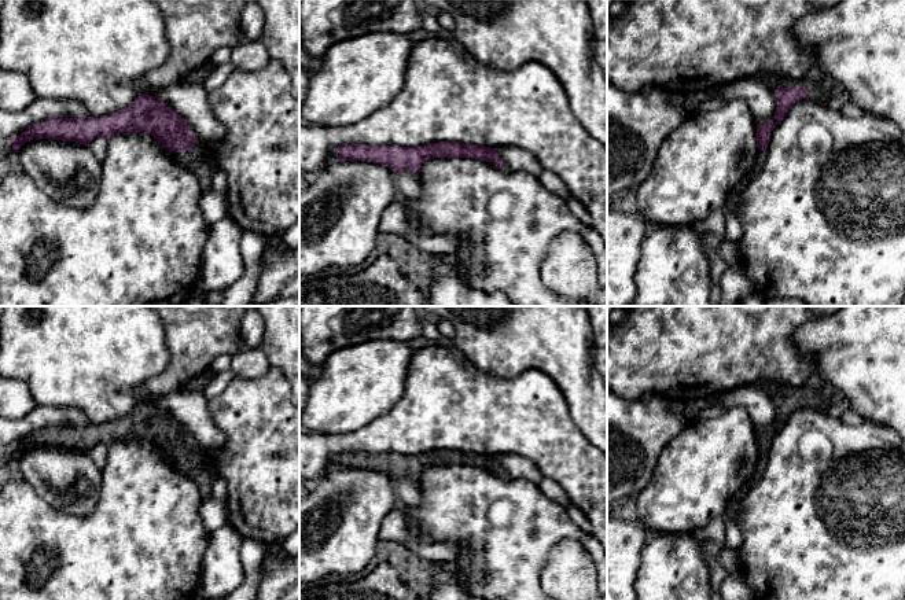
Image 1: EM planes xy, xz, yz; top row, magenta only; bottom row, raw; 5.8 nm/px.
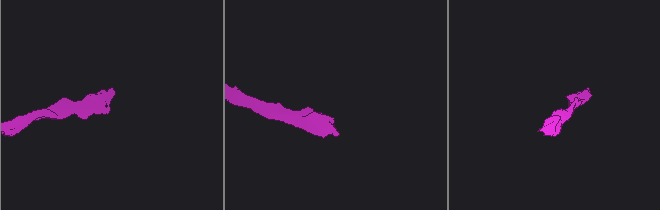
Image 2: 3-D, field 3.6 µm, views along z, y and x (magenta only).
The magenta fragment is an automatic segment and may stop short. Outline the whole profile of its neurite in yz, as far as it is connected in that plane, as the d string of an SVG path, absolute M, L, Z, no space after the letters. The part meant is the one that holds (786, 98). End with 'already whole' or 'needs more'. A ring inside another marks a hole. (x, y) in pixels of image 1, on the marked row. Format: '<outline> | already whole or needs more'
M761 74L755 80L764 82L776 97L775 117L757 128L757 154L754 166L747 174L753 181L764 169L768 157L770 135L776 125L784 119L788 110L807 96L807 81L794 80L788 76Z | needs more

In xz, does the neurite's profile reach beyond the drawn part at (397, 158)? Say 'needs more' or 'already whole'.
needs more

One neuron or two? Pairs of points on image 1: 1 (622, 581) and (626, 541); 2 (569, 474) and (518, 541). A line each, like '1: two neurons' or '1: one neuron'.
1: one neuron
2: two neurons

